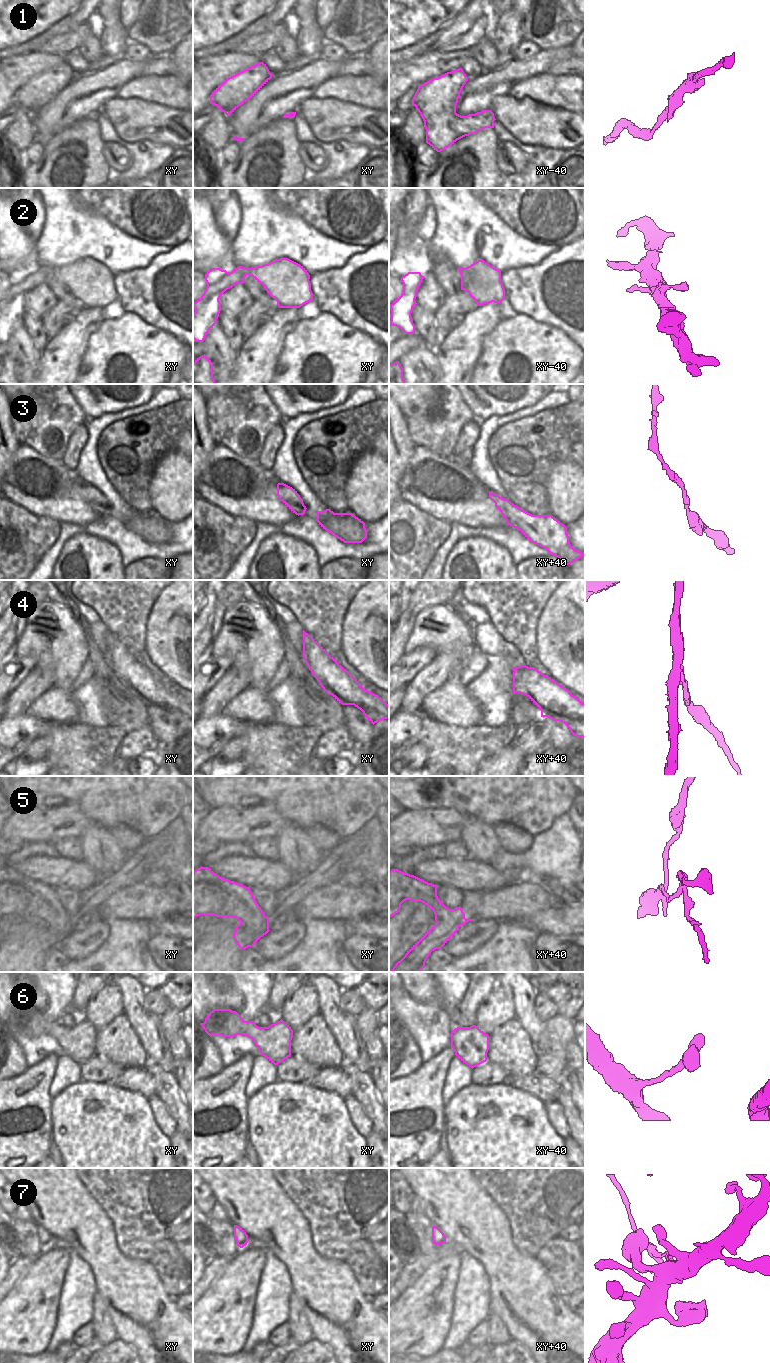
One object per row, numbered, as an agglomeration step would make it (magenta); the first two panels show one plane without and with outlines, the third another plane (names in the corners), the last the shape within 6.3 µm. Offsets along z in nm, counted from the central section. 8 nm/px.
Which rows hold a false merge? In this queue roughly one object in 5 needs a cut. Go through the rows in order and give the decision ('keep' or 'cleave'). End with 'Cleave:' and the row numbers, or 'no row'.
1: keep
2: keep
3: keep
4: keep
5: cleave
6: keep
7: cleave
Cleave: 5, 7

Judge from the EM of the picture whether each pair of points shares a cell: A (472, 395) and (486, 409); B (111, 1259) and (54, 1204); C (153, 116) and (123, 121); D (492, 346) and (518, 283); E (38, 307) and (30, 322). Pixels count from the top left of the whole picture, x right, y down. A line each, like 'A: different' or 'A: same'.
A: same
B: same
C: same
D: different
E: different

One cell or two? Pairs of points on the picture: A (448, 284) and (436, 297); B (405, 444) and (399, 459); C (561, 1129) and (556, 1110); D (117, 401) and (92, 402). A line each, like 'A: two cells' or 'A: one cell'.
A: two cells
B: one cell
C: one cell
D: one cell

